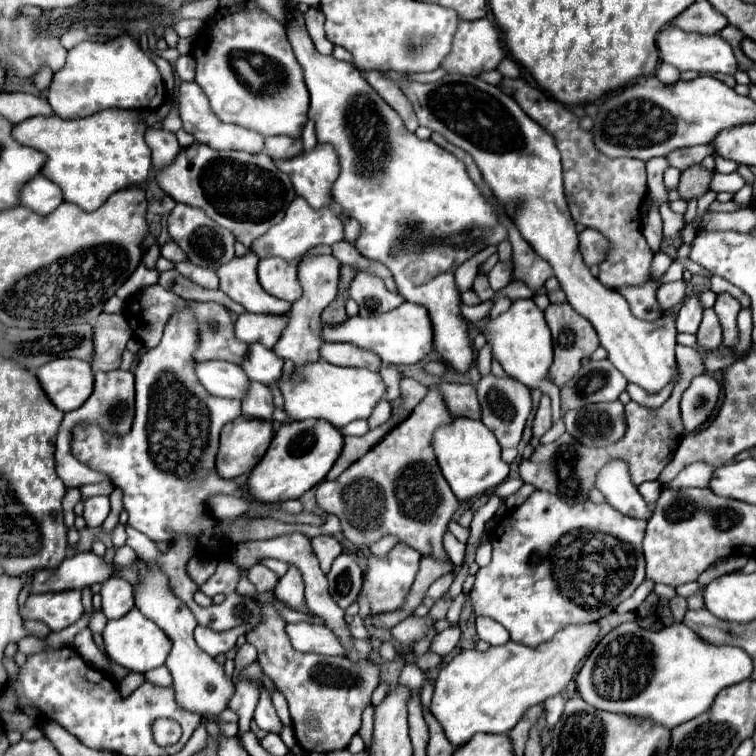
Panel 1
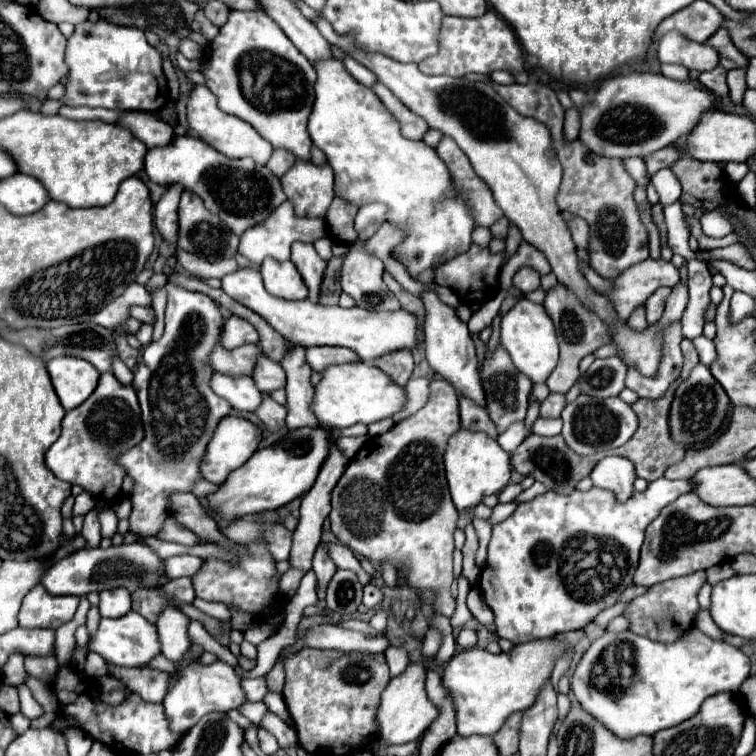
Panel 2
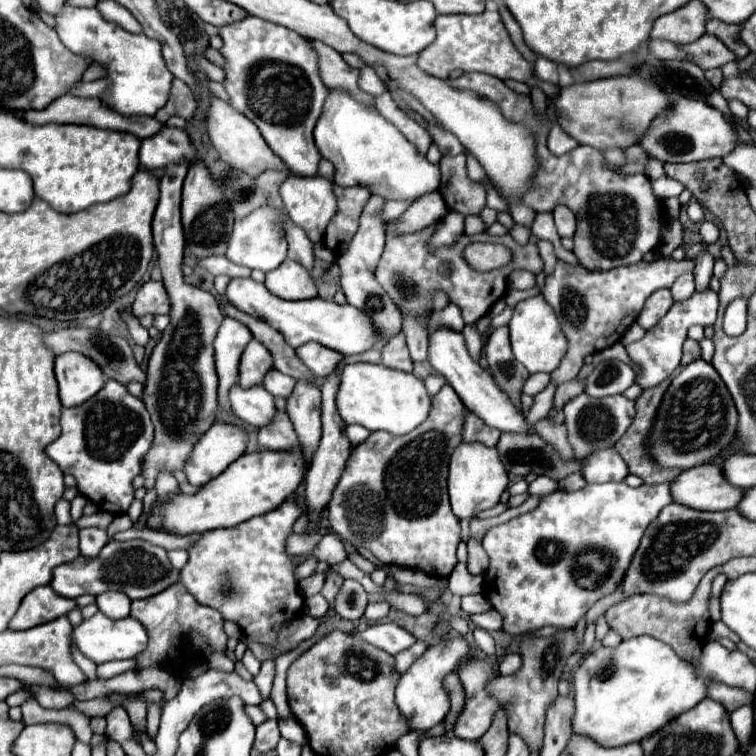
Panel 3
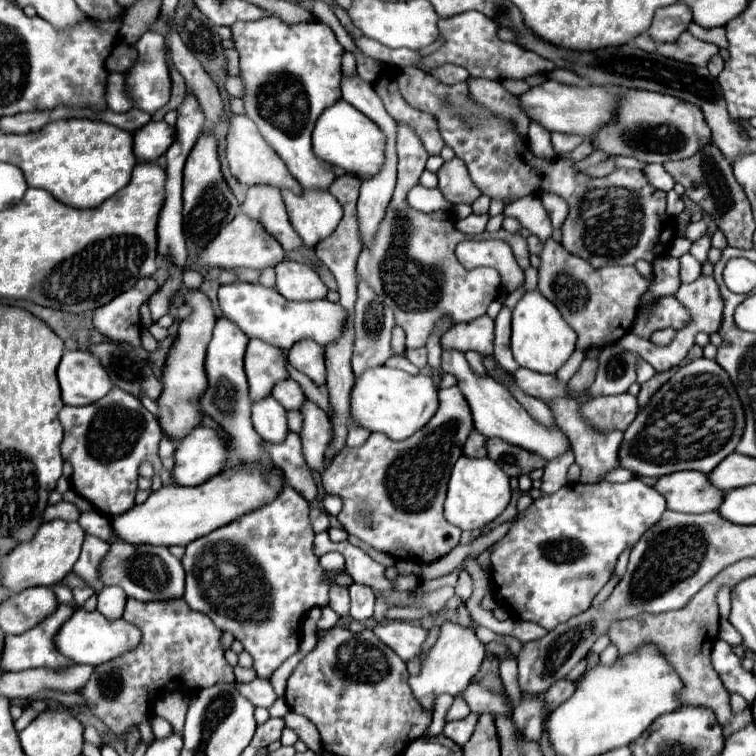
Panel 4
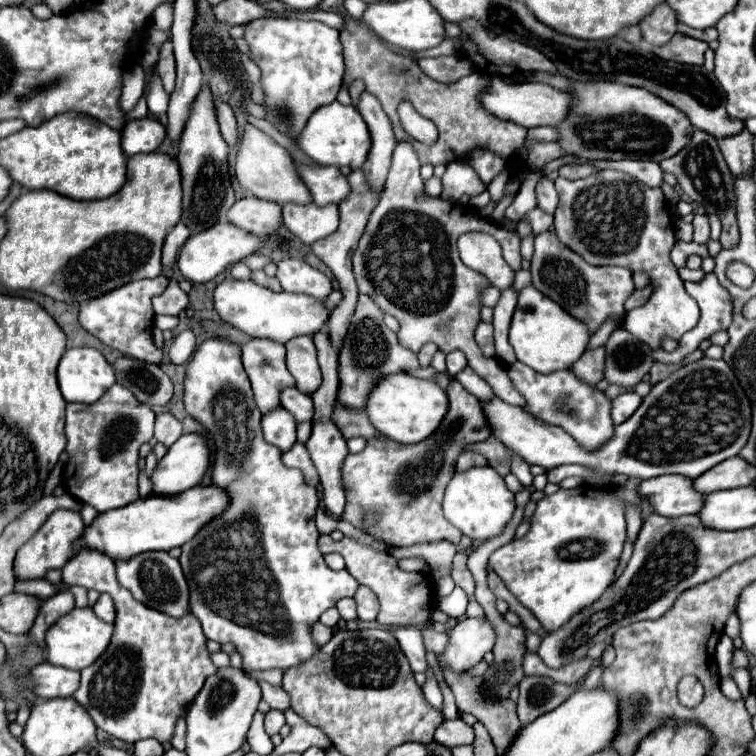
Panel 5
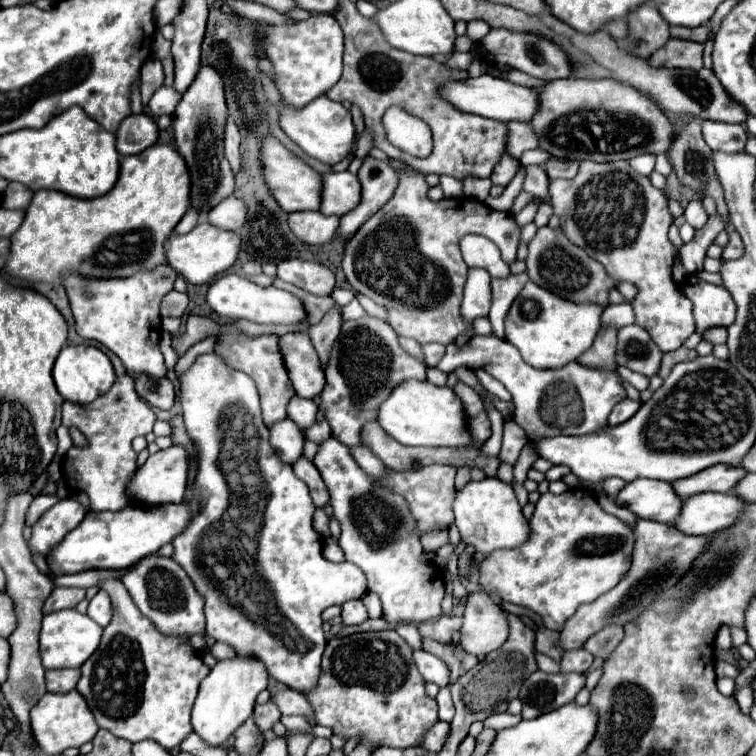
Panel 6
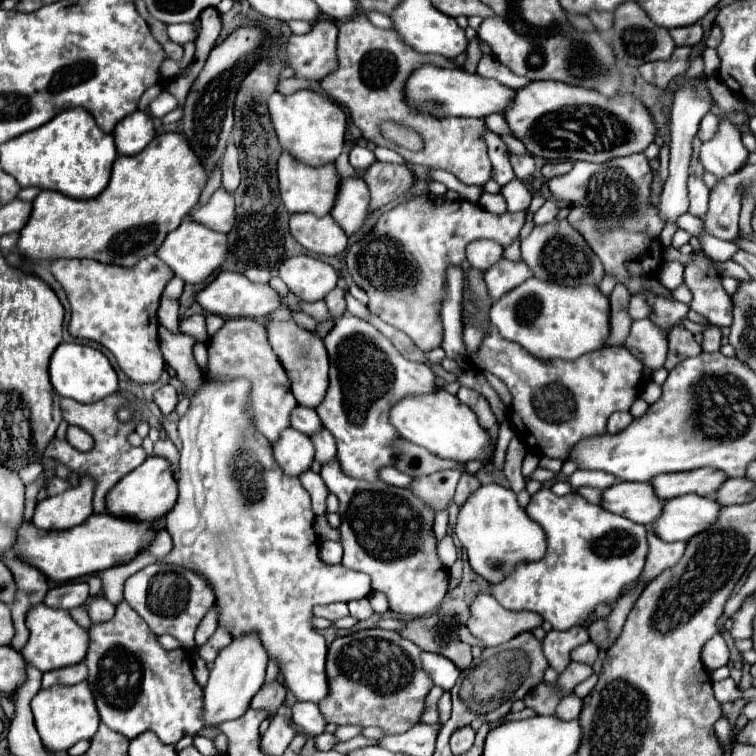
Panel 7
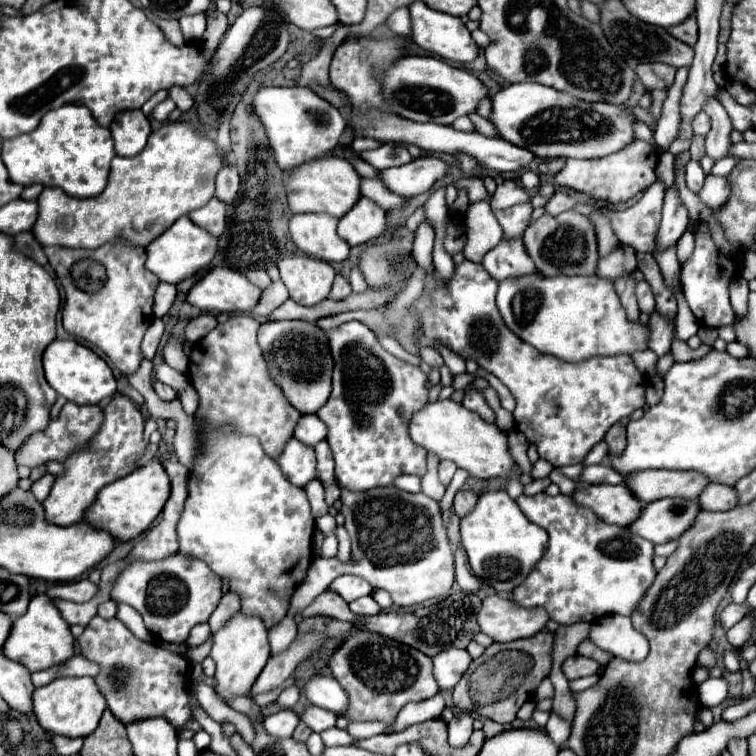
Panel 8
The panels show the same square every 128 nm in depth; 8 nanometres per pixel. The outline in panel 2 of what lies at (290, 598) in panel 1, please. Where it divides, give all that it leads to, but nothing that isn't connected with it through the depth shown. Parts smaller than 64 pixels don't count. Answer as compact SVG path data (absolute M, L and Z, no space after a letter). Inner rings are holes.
M332 444L330 448L330 454L314 482L314 486L304 494L302 498L302 506L300 506L300 522L298 522L298 528L294 530L294 544L292 544L292 552L290 552L290 568L298 568L302 570L304 574L312 570L312 556L320 544L320 532L322 532L322 524L324 524L324 518L330 514L330 492L332 488L336 486L338 478L342 476L342 472L346 470L346 464L348 464L348 458L338 452L338 448Z

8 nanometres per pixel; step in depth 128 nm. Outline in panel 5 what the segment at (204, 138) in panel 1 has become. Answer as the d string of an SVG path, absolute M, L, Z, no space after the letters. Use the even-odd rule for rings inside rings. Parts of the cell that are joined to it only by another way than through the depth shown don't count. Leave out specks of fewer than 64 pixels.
M252 124L244 126L244 136L238 146L236 156L236 178L242 188L250 190L258 198L266 198L272 202L294 202L294 204L308 204L312 202L312 196L308 194L308 188L300 180L298 172L292 166L292 158L286 148L276 144L268 134L258 130Z

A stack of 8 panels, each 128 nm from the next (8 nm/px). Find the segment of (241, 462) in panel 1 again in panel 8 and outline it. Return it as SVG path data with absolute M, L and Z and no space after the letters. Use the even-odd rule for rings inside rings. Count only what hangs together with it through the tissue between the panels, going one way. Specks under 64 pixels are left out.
M152 460L146 466L138 466L132 474L104 486L92 508L88 508L84 520L96 528L110 532L116 540L128 542L142 534L156 520L156 516L162 512L168 500L168 494L170 494L168 474L160 460Z

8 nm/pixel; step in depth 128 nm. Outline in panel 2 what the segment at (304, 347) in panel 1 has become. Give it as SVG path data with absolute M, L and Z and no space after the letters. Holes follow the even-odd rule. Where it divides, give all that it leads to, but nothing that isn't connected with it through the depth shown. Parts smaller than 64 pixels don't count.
M296 242L292 246L292 262L298 268L304 284L308 286L308 300L318 304L322 278L324 278L324 270L328 262L316 254L312 244L302 244L302 242ZM292 344L292 354L282 358L282 368L286 370L286 392L288 392L288 416L286 426L296 430L298 426L318 426L314 412L310 410L310 400L314 386L310 382L312 368L304 358L304 348Z

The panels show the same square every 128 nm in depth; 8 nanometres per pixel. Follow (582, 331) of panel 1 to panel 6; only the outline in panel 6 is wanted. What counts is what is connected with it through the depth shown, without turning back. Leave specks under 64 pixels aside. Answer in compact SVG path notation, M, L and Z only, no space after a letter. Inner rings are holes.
M550 226L538 228L536 236L528 244L526 266L528 266L528 276L534 284L576 304L590 302L590 304L600 304L606 308L610 304L608 292L618 286L618 282L604 270L604 266L600 266L600 262L590 258L584 250L574 246L560 228L556 230Z

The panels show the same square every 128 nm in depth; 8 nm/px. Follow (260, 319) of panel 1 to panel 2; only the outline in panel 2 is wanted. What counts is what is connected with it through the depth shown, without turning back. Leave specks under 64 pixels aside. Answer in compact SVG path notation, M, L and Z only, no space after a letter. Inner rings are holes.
M230 316L224 324L224 336L222 336L222 346L232 350L242 344L258 344L258 334L256 328L250 322L244 322L244 318Z

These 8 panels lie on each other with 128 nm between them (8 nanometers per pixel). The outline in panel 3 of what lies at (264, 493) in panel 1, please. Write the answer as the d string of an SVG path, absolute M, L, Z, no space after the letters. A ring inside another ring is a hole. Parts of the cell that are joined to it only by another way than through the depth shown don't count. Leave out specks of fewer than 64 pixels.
M296 446L296 450L244 454L218 478L204 484L196 494L174 494L168 498L168 502L158 500L158 506L148 518L148 526L160 526L178 536L236 526L252 516L260 516L278 508L304 480L306 464L308 460L304 458L302 446Z

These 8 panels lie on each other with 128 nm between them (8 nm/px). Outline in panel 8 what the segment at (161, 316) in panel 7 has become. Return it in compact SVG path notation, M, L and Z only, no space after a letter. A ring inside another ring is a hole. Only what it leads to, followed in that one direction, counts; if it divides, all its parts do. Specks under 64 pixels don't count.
M170 336L168 342L164 344L164 360L178 372L182 372L188 366L188 356L182 352L182 338L180 336Z

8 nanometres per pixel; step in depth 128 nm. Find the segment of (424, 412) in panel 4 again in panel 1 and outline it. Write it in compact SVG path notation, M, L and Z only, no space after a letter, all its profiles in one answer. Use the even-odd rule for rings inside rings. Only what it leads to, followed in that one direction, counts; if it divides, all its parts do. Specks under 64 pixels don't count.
M316 360L304 364L302 368L296 368L292 374L278 380L278 388L284 396L284 412L290 420L322 418L336 428L344 428L352 420L368 418L378 400L384 398L384 382L380 374L366 368L342 368L324 360ZM292 374L300 376L300 380L294 382Z

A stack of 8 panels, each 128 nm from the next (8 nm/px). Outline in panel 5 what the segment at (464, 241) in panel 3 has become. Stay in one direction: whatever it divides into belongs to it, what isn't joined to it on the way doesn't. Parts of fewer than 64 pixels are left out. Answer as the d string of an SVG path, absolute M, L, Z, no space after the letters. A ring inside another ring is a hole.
M400 142L392 156L390 174L386 180L386 188L382 192L382 198L378 206L374 208L366 232L360 238L360 244L354 252L354 276L358 282L358 290L362 294L368 294L384 312L392 314L400 322L398 340L404 348L418 352L426 342L434 342L442 352L462 350L468 358L468 366L474 368L494 390L496 396L500 396L504 402L510 402L514 406L526 406L524 396L514 388L506 368L496 358L486 358L478 344L474 342L474 328L480 322L480 308L482 308L482 292L490 286L488 278L484 278L480 272L472 272L466 268L458 258L456 240L466 232L486 232L498 238L502 244L502 252L506 262L520 270L522 256L520 256L520 236L516 232L504 230L500 224L492 224L484 218L480 218L472 208L458 208L456 204L446 204L444 200L418 200L416 196L424 192L424 180L420 178L420 160L414 152L410 142Z

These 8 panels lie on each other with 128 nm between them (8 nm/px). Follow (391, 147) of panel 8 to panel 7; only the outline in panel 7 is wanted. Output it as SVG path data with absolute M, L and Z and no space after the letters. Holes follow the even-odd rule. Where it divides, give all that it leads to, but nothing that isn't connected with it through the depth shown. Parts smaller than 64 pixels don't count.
M354 146L354 148L350 150L350 164L352 164L352 168L364 170L364 168L368 168L372 162L376 162L372 150L362 148L362 146Z

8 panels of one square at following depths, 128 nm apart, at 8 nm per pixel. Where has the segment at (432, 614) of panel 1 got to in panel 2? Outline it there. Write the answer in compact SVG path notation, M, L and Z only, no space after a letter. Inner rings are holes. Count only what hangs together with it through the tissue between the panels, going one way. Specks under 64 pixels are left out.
M432 380L430 382L430 396L428 396L428 402L424 404L424 408L420 408L416 414L412 414L410 418L394 424L392 430L388 430L386 434L382 436L376 436L376 438L370 438L364 448L348 462L344 474L340 476L338 484L334 486L332 490L332 512L330 512L330 522L332 522L332 532L334 536L338 538L340 544L348 546L352 552L356 554L362 554L366 558L370 558L372 562L382 562L382 560L390 560L392 564L396 566L402 566L406 564L408 566L408 586L412 588L426 588L426 590L434 590L436 592L436 600L434 604L435 610L446 616L451 617L456 609L456 600L451 595L452 582L455 579L453 573L453 552L454 552L454 530L456 530L456 520L458 520L458 510L450 498L450 492L448 492L448 486L446 486L446 476L444 476L444 460L442 460L442 454L444 454L444 446L448 442L448 438L460 428L460 416L458 416L458 394L454 390L454 386L446 380Z

